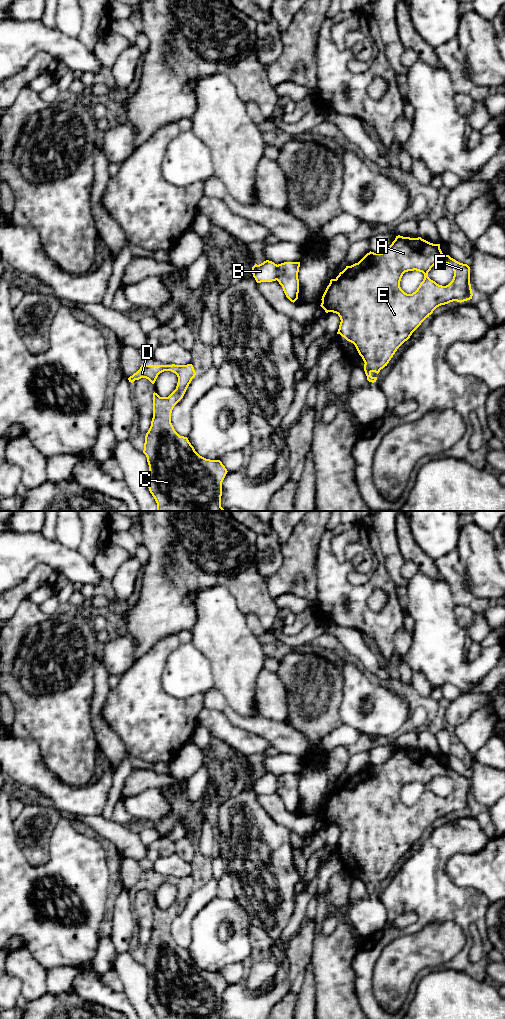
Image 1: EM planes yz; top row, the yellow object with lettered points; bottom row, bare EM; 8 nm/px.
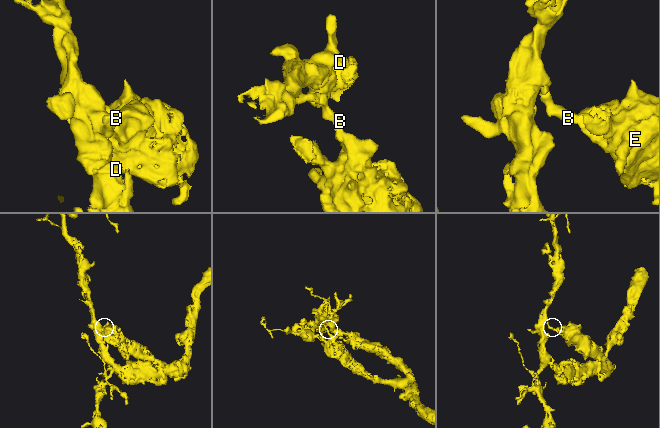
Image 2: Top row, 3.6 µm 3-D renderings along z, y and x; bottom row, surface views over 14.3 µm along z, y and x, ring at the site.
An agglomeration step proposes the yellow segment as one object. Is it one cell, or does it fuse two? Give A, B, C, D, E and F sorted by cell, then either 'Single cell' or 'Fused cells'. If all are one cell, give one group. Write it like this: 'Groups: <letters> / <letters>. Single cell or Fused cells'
Groups: A E F / B C D. Fused cells

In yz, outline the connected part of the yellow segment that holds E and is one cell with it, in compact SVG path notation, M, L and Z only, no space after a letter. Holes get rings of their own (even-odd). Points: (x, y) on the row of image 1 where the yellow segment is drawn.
M396 236L392 244L382 253L367 253L358 263L346 268L339 273L335 279L331 279L323 296L321 307L326 313L333 312L340 317L340 325L337 334L340 334L347 341L353 343L364 361L364 371L369 382L376 382L377 377L371 373L379 373L383 369L397 349L407 341L412 333L429 317L433 311L453 301L464 302L472 299L473 293L470 284L470 267L460 263L449 255L442 253L440 244L430 243L421 237L410 238ZM435 264L448 264L453 268L454 276L452 281L442 286L428 277L428 272ZM419 271L424 274L424 279L419 287L412 294L405 293L400 287L400 281L405 272Z

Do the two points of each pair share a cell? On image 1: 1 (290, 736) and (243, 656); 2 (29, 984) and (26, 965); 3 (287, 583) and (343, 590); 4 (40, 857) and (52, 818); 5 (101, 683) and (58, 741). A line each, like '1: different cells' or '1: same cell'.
1: different cells
2: same cell
3: different cells
4: same cell
5: different cells

